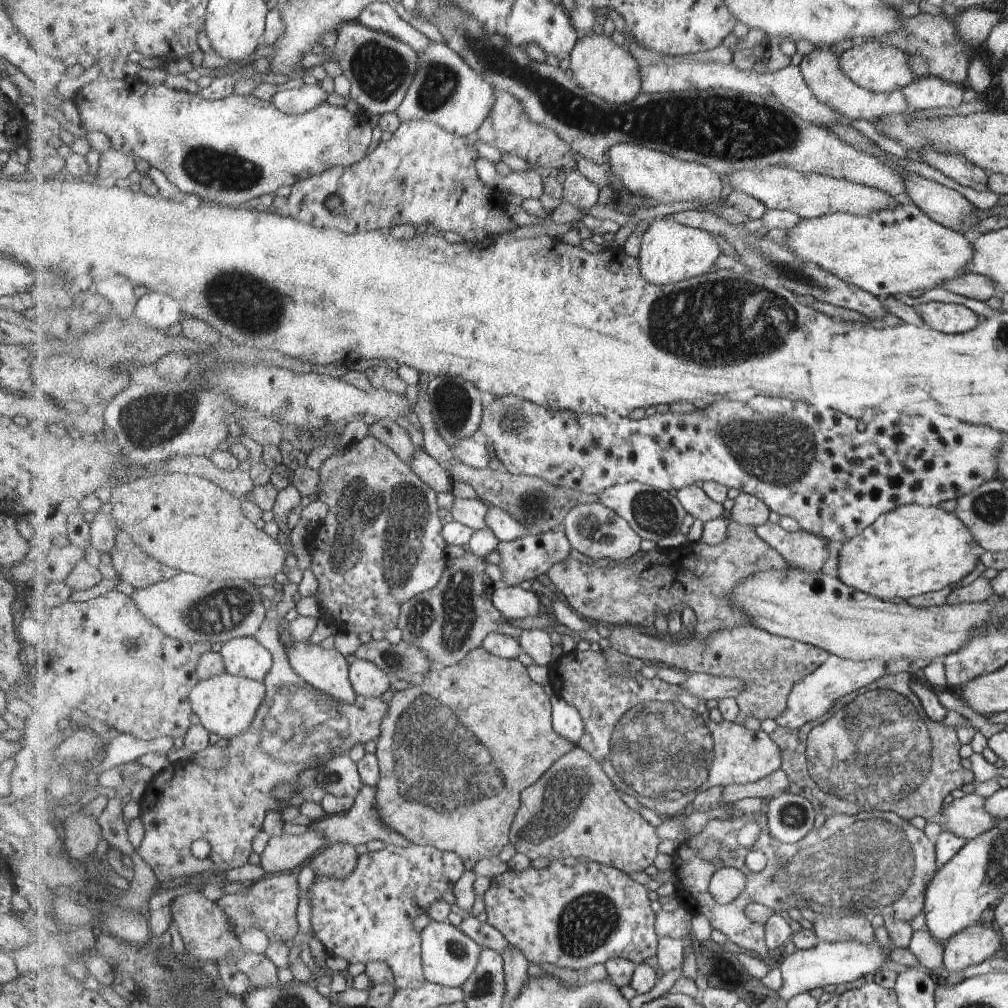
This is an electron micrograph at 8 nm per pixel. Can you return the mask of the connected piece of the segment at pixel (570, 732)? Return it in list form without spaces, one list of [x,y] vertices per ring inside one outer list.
[[[556,693],[551,699],[555,730],[576,746],[577,742],[586,733],[586,726],[583,725],[583,718],[581,718],[579,710]]]

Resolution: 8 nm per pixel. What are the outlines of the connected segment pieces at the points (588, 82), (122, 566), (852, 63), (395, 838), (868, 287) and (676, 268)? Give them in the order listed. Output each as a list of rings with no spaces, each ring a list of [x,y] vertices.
[[[589,33],[586,37],[579,38],[575,48],[570,54],[570,70],[574,79],[583,89],[591,94],[600,96],[603,100],[611,104],[622,105],[633,102],[642,92],[642,73],[639,62],[621,46],[615,44],[615,40],[605,34]]]
[[[123,530],[119,531],[115,546],[109,554],[117,574],[135,590],[169,580],[179,573],[145,552],[134,542],[132,536]]]
[[[877,40],[857,41],[850,49],[841,54],[841,66],[847,76],[866,89],[888,93],[903,88],[913,80],[911,70],[907,66],[907,54],[894,45],[881,46]]]
[[[364,784],[357,798],[355,798],[356,801],[353,808],[349,812],[338,815],[328,815],[318,823],[312,824],[310,829],[325,836],[329,845],[351,843],[357,846],[357,844],[367,844],[367,842],[371,842],[371,840],[380,840],[386,845],[402,846],[403,848],[411,846],[413,843],[408,838],[405,838],[399,831],[393,830],[393,828],[387,826],[381,820],[379,808],[377,808],[377,791],[377,787],[370,787]]]
[[[913,202],[867,216],[835,213],[804,219],[788,235],[784,245],[807,264],[818,264],[880,299],[939,288],[944,281],[960,277],[974,254],[962,232],[936,223]]]
[[[665,216],[660,221],[650,223],[642,236],[638,259],[642,275],[650,283],[663,286],[711,273],[719,256],[721,246],[714,234],[677,222],[673,216]]]

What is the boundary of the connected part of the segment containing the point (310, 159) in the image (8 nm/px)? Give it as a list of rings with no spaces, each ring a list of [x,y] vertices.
[[[100,76],[95,81],[81,87],[74,100],[68,104],[66,108],[82,116],[82,125],[85,130],[103,132],[111,140],[112,147],[128,152],[133,157],[138,156],[144,160],[146,159],[149,166],[160,169],[164,176],[177,186],[182,194],[192,193],[199,196],[202,200],[232,207],[241,206],[244,202],[249,202],[249,200],[253,200],[253,198],[259,198],[259,196],[263,196],[263,194],[273,194],[277,192],[281,186],[293,187],[297,185],[299,181],[314,177],[320,172],[322,173],[330,168],[346,167],[358,163],[362,161],[374,147],[373,128],[367,124],[367,121],[363,119],[361,115],[356,116],[351,113],[347,106],[337,108],[324,103],[308,113],[290,115],[279,110],[279,107],[275,106],[273,101],[257,98],[257,96],[251,94],[239,95],[233,93],[231,96],[226,96],[222,99],[209,100],[209,98],[203,98],[203,96],[197,93],[193,94],[188,91],[167,88],[163,83],[158,86],[149,86],[149,84],[143,84],[140,80],[132,80],[130,78],[118,80]]]

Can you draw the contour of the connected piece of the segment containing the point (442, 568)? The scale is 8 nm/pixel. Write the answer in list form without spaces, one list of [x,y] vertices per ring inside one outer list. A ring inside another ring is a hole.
[[[372,435],[362,441],[353,443],[343,451],[335,451],[331,457],[322,463],[319,471],[322,481],[320,482],[318,497],[323,499],[330,507],[325,520],[321,524],[312,525],[313,528],[306,541],[311,554],[311,569],[320,582],[315,597],[317,596],[321,608],[325,608],[330,612],[332,623],[336,621],[345,622],[347,630],[352,630],[355,633],[360,631],[371,632],[373,628],[389,632],[389,630],[397,628],[397,624],[399,624],[401,606],[414,596],[435,588],[446,572],[448,565],[447,554],[445,554],[446,540],[442,537],[442,528],[444,527],[443,522],[441,522],[442,515],[437,513],[439,512],[437,492],[429,484],[423,482],[423,479],[412,469],[410,463],[406,463],[402,458],[399,458],[399,455],[390,446]]]

